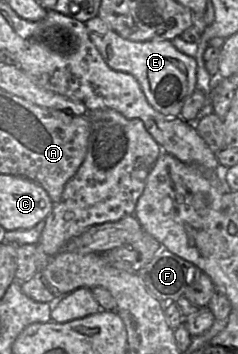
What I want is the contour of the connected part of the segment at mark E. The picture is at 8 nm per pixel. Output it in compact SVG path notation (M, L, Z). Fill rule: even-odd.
M98 16L85 22L89 38L107 65L131 74L140 84L149 104L166 117L179 117L185 100L196 90L197 60L179 51L170 40L132 41L120 36Z

